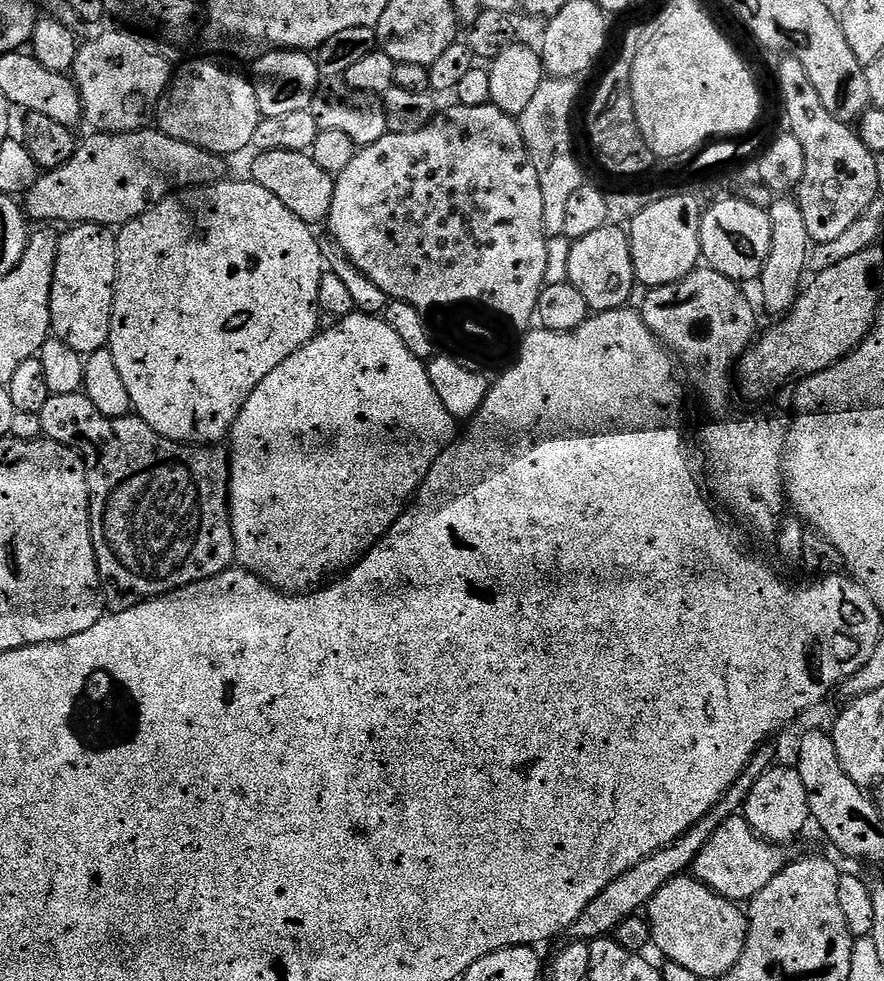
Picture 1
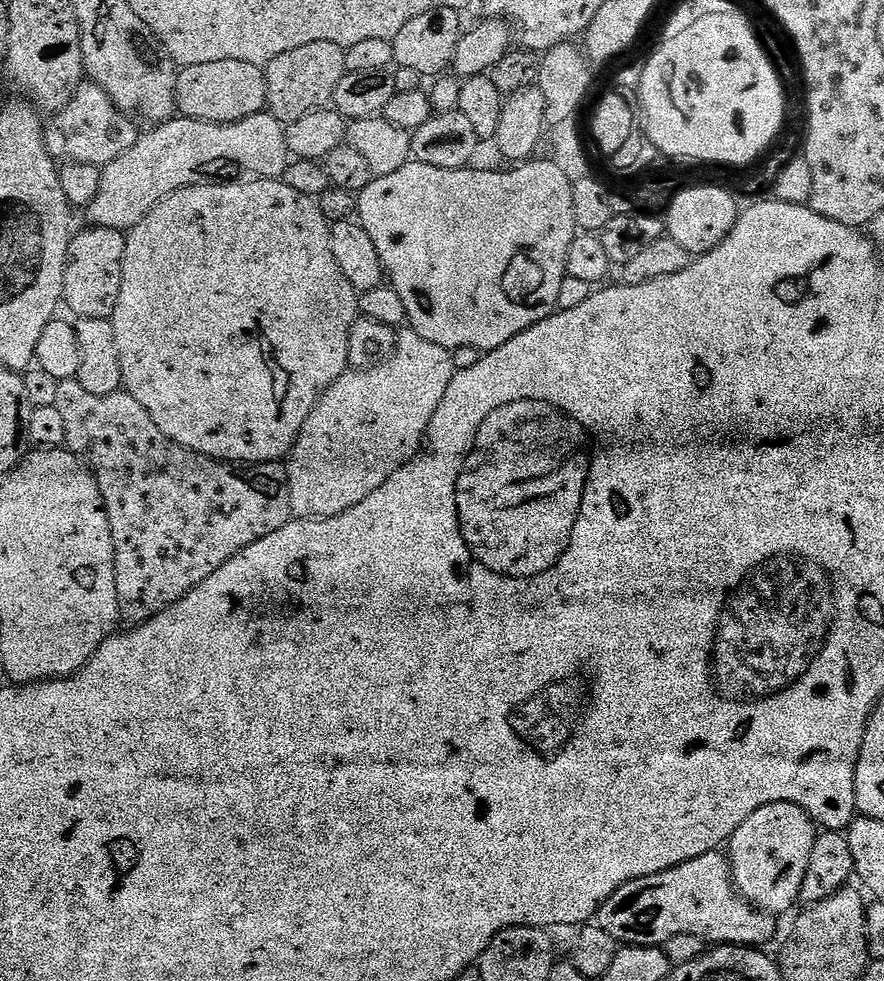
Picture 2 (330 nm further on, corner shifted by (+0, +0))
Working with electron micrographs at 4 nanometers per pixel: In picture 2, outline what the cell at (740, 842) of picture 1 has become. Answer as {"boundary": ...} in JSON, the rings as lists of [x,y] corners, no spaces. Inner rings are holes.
{"boundary":[[[723,851],[707,852],[665,872],[623,884],[601,906],[598,923],[621,945],[661,947],[674,934],[694,934],[709,945],[768,946],[776,936],[775,915],[748,903],[732,881],[732,865]]]}

